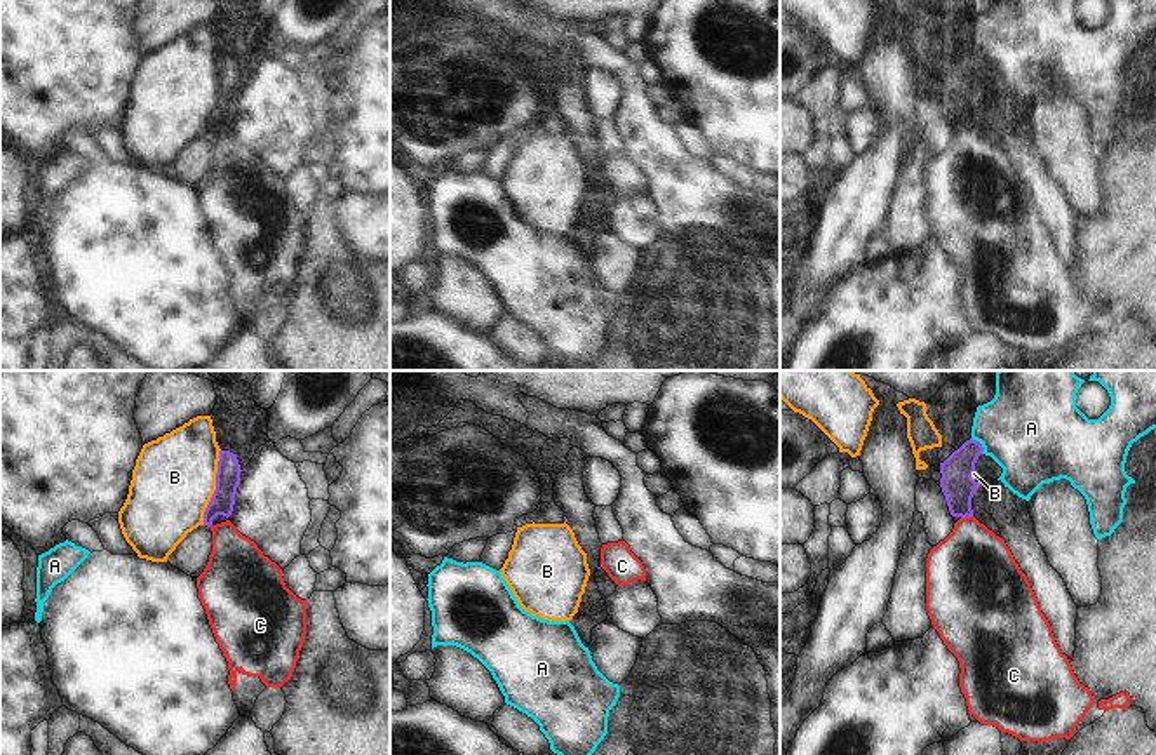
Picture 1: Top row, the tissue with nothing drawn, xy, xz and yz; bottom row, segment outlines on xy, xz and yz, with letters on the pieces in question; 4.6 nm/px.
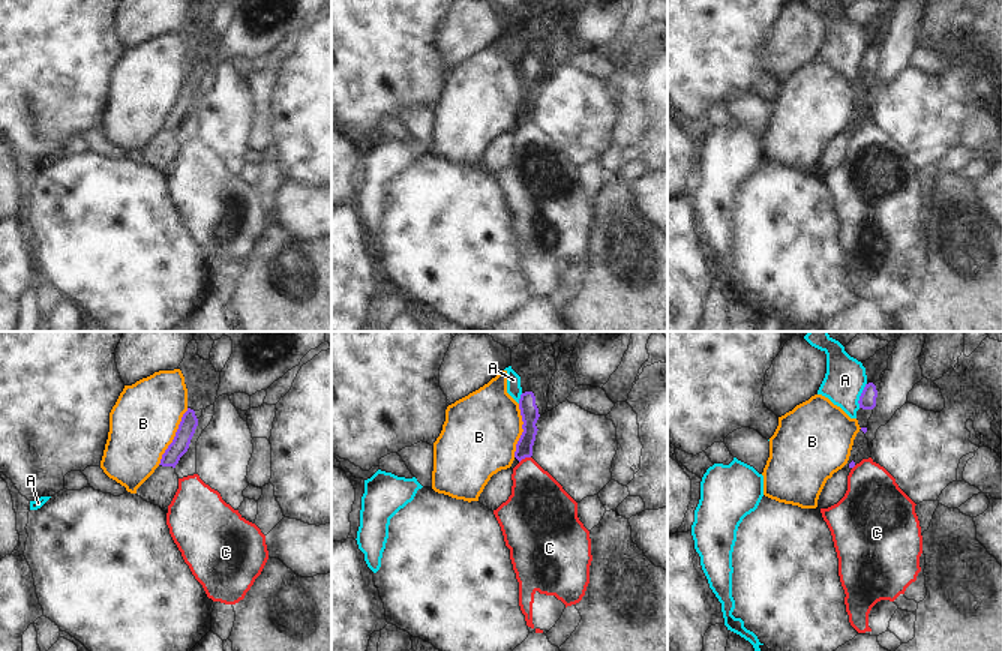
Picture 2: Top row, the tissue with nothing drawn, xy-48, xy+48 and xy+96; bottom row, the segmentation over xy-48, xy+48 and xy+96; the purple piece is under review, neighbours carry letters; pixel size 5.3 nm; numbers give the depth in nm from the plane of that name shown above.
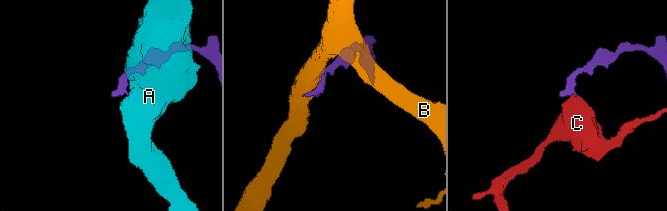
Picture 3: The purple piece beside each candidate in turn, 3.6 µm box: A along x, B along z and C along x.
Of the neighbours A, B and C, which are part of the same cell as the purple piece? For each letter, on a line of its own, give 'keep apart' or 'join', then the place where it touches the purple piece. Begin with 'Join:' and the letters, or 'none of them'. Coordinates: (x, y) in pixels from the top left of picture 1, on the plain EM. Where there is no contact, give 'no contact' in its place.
Join: none of them
A: keep apart; contact yz (981, 54)
B: keep apart; contact xy (216, 98)
C: keep apart; contact yz (967, 126)

